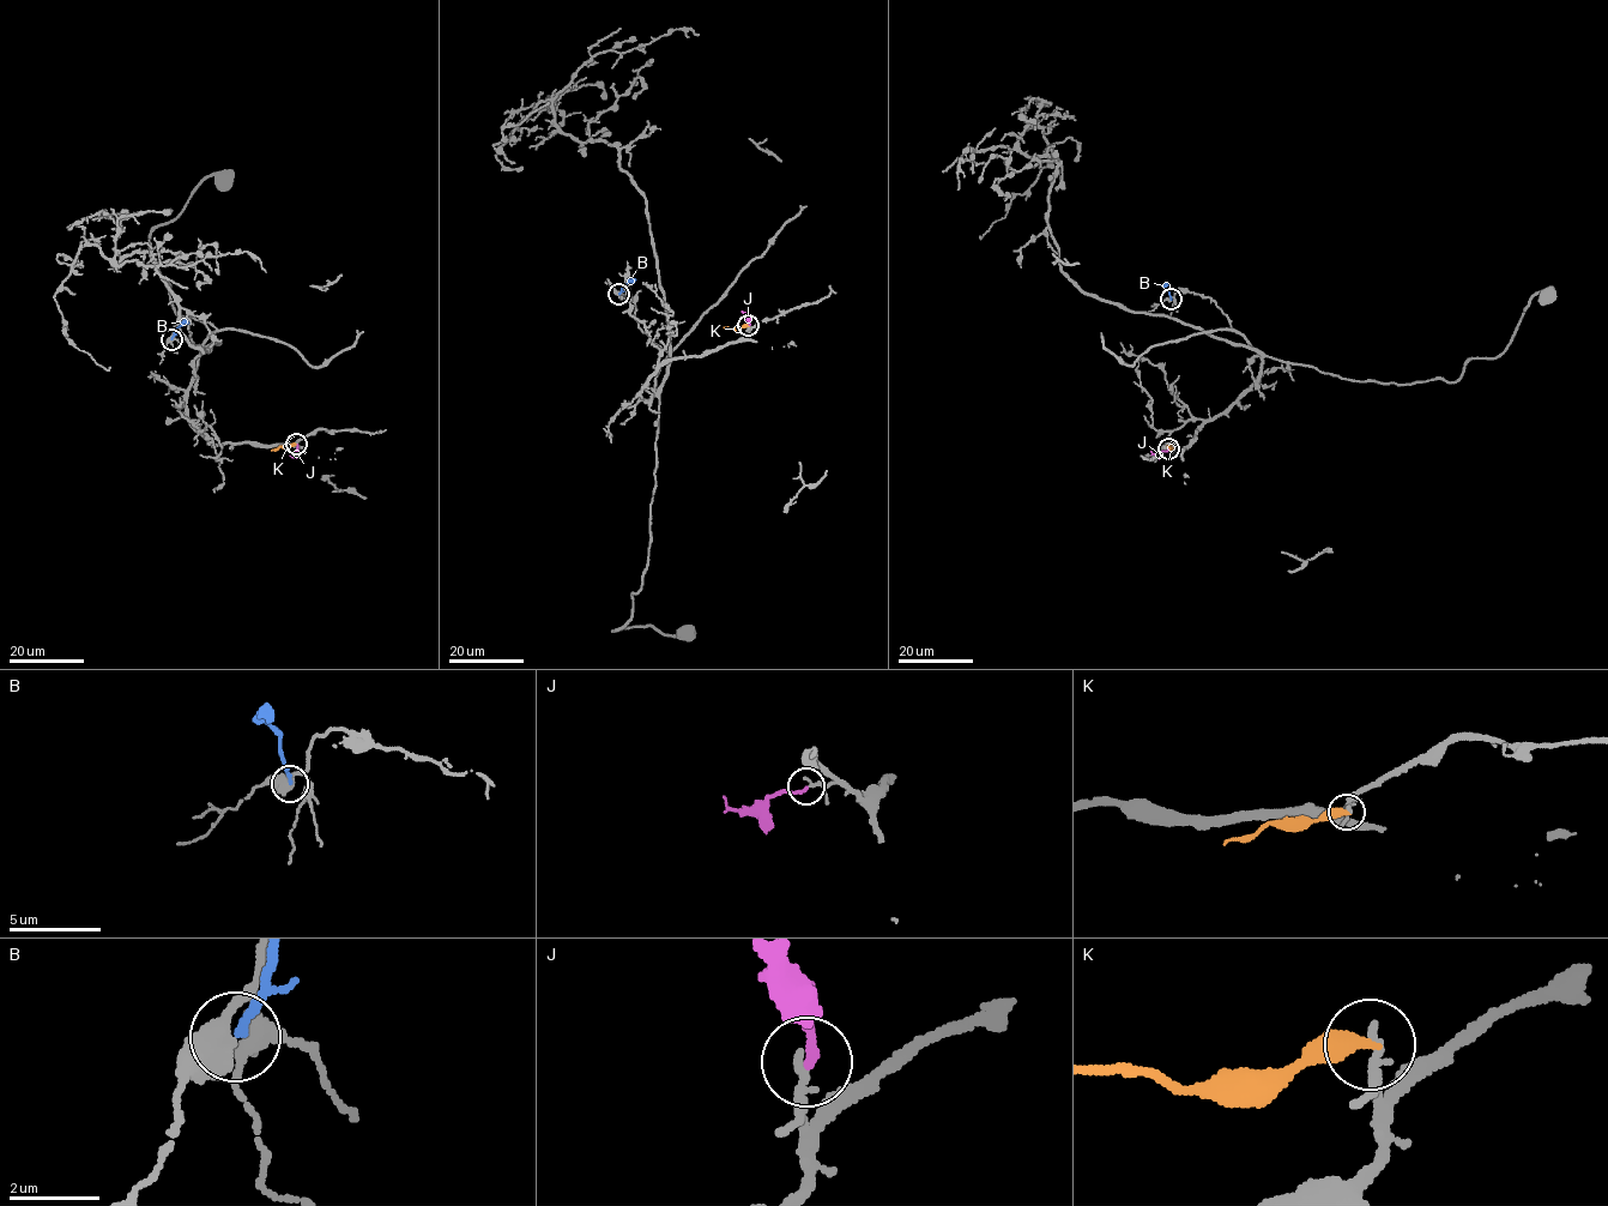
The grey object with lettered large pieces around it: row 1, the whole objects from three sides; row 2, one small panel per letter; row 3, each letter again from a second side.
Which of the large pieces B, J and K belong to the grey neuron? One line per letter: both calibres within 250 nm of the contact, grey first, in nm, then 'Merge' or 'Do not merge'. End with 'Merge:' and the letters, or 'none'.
B: Thickness 480 nm (grey) against 190 nm. Do not merge
J: Thickness 160 nm (grey) against 200 nm. Merge
K: Thickness 180 nm (grey) against 380 nm. Do not merge
Merge: J

